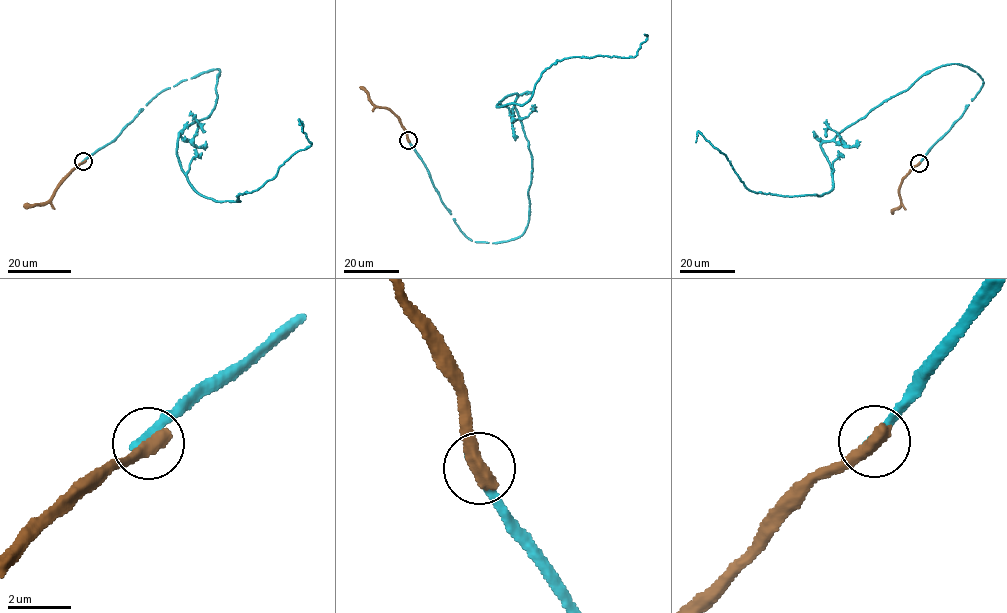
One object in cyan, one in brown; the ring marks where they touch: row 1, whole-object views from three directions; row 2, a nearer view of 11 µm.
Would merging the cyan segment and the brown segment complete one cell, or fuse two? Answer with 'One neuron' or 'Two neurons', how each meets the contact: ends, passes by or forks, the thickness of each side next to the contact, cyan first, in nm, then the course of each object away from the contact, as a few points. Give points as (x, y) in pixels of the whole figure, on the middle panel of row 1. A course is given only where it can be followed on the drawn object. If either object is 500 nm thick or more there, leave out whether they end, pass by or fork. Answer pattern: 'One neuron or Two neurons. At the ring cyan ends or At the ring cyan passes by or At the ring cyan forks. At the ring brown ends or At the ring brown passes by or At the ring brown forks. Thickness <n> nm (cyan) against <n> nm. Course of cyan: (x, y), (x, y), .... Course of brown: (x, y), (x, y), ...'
Two neurons. Thickness 320 nm (cyan) against 550 nm. Course of cyan: (408, 139), (462, 233), (518, 237), (532, 159), (516, 94), (496, 105), (644, 34). Course of brown: (408, 140), (399, 119), (386, 108), (372, 103), (369, 94), (360, 87)

